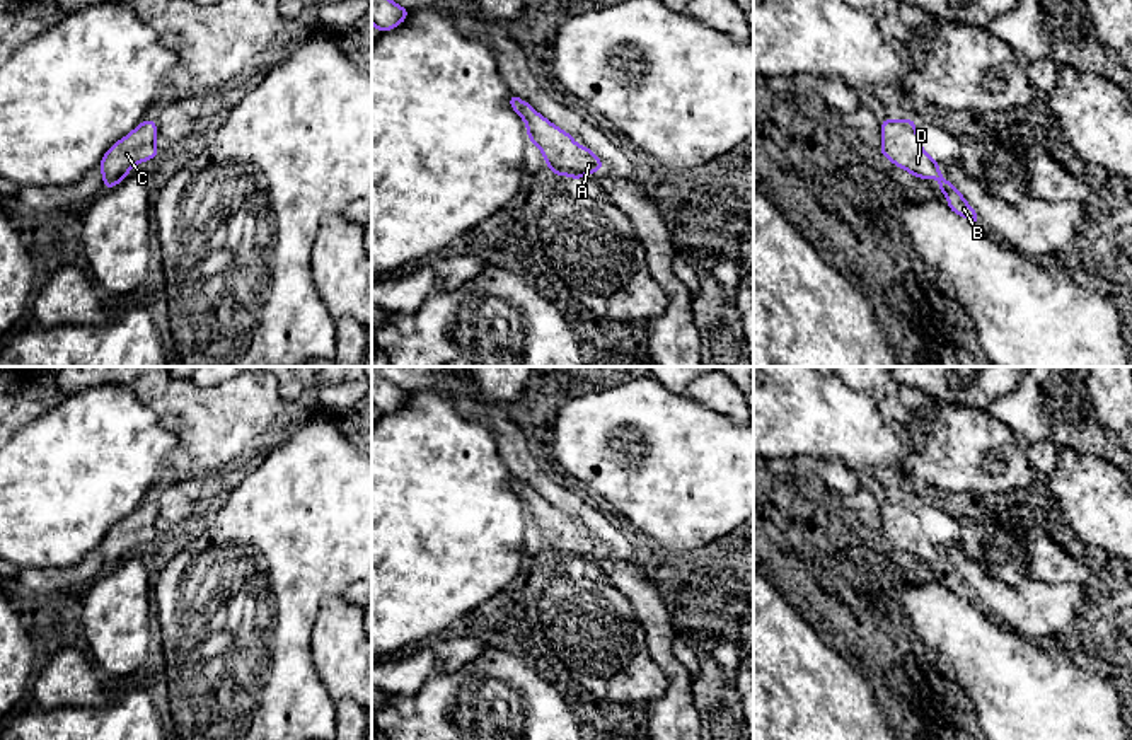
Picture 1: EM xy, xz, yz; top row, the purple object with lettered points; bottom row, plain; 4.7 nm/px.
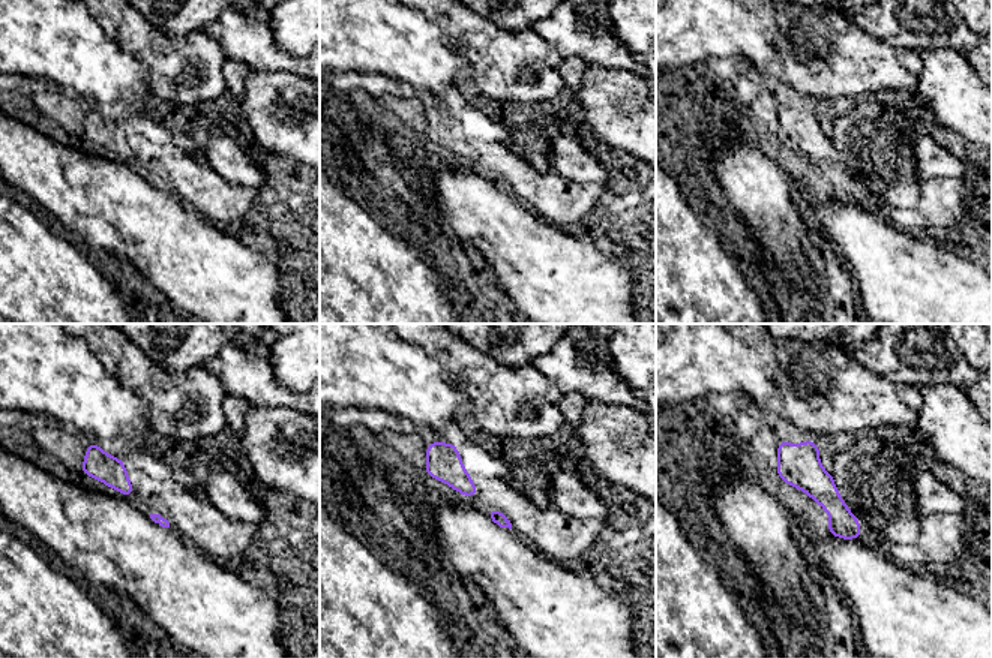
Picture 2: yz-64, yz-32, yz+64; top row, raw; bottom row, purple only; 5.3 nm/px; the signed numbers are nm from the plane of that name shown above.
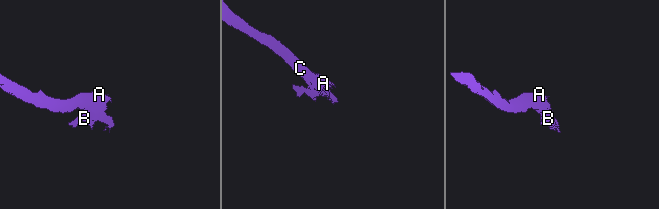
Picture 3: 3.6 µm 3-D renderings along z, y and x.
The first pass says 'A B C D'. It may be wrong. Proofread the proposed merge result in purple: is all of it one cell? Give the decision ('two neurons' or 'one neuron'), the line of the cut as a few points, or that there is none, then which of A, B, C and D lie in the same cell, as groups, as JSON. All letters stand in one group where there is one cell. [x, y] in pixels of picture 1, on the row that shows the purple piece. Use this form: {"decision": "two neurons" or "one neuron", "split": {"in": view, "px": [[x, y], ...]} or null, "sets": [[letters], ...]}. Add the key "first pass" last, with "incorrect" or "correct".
{"decision": "one neuron", "split": null, "sets": [["A", "B", "C", "D"]], "first pass": "correct"}

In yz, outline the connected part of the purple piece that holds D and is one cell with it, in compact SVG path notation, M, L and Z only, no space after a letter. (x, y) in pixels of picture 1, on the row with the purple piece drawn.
M881 119L880 155L888 157L895 167L905 169L919 179L938 179L939 193L948 196L946 206L958 217L977 222L975 210L967 203L962 193L943 177L939 162L922 150L922 142L915 131L915 119Z

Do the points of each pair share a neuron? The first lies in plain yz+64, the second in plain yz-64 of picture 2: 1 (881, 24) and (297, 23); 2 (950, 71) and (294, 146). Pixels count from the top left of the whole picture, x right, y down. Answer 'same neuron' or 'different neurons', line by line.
1: different neurons
2: same neuron

